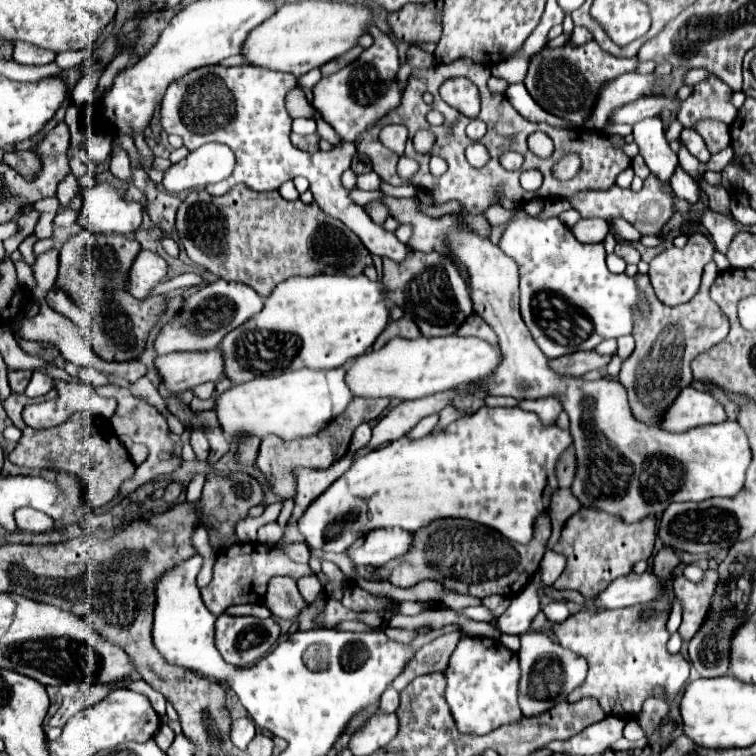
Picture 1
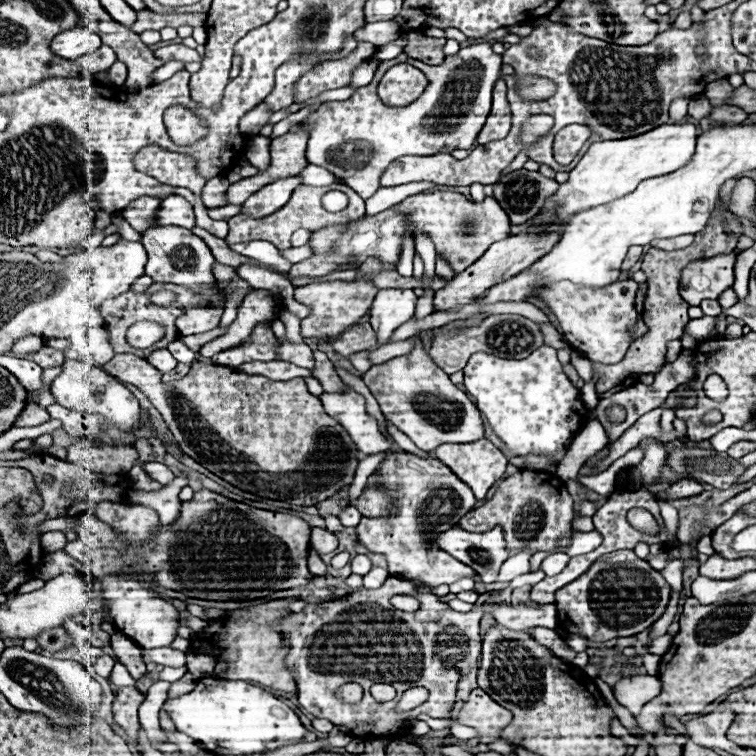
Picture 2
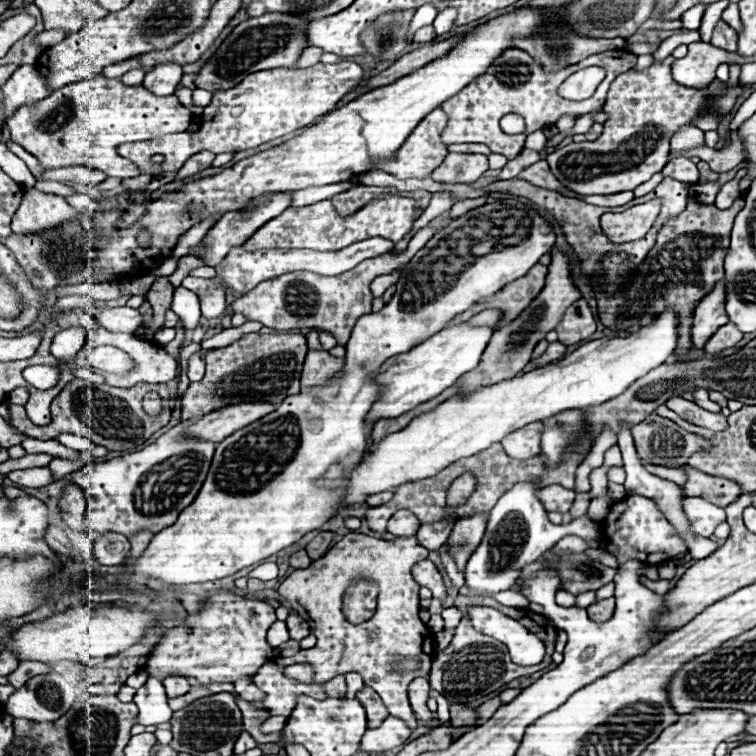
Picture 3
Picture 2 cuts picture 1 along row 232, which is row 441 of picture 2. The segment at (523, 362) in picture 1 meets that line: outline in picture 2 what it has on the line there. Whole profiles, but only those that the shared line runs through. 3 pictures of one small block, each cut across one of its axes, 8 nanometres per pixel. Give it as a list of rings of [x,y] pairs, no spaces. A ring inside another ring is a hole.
[[[420,342],[414,348],[414,354],[408,354],[406,358],[392,358],[390,362],[384,362],[382,366],[372,366],[362,376],[362,380],[366,382],[366,386],[370,388],[370,392],[378,400],[384,416],[400,432],[404,432],[420,450],[432,452],[440,444],[446,444],[446,442],[450,442],[450,444],[470,444],[470,442],[476,442],[476,440],[484,438],[484,424],[482,424],[478,408],[470,402],[470,398],[462,390],[458,390],[450,382],[448,374],[438,370],[438,366],[432,362],[432,358],[424,350],[424,346],[420,346]]]

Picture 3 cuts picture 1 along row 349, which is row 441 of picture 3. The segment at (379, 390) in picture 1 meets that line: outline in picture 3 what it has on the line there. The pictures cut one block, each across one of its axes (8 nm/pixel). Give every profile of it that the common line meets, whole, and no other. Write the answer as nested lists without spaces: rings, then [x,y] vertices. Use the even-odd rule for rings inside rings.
[[[668,308],[652,324],[626,336],[604,336],[590,340],[576,348],[566,358],[516,376],[502,380],[494,386],[478,388],[474,394],[464,398],[450,398],[442,402],[430,414],[422,414],[406,426],[406,430],[388,434],[378,444],[370,444],[360,466],[348,480],[346,506],[364,502],[366,496],[394,490],[400,484],[424,480],[436,476],[448,464],[468,458],[486,450],[490,444],[500,442],[506,434],[520,426],[550,418],[562,410],[598,406],[616,398],[650,370],[664,364],[678,348],[678,314]]]

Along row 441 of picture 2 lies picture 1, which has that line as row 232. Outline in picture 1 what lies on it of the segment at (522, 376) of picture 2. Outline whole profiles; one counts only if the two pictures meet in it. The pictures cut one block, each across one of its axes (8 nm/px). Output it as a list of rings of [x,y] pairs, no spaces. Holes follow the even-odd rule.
[[[514,216],[504,228],[498,248],[518,264],[522,320],[548,358],[560,358],[578,350],[594,350],[602,340],[632,334],[634,308],[638,308],[642,316],[648,316],[650,312],[650,306],[642,296],[636,278],[628,274],[612,274],[604,262],[604,246],[578,242],[570,228],[558,218],[540,220],[532,216]]]

